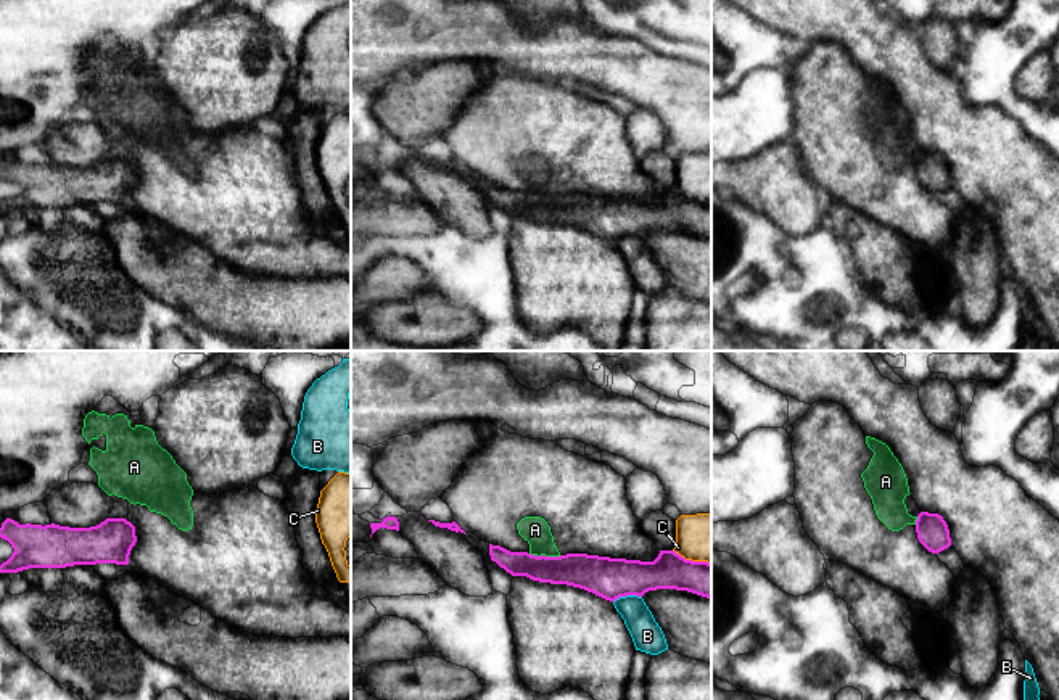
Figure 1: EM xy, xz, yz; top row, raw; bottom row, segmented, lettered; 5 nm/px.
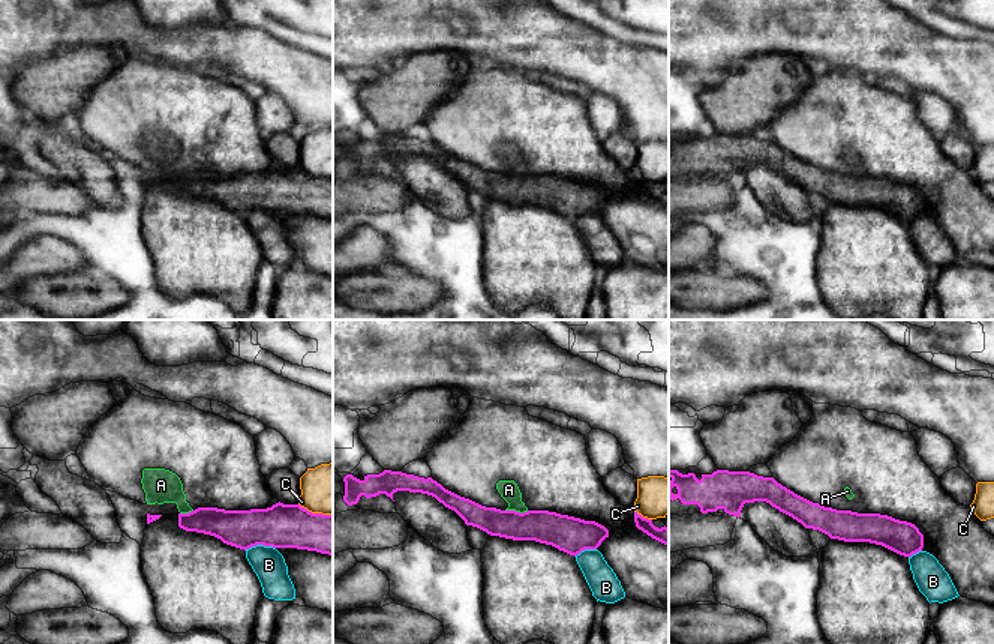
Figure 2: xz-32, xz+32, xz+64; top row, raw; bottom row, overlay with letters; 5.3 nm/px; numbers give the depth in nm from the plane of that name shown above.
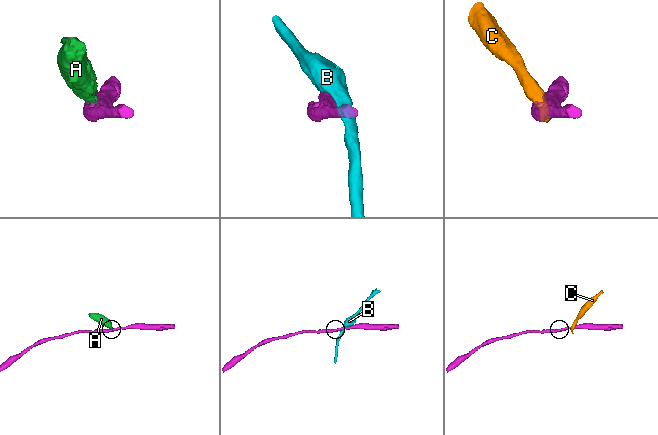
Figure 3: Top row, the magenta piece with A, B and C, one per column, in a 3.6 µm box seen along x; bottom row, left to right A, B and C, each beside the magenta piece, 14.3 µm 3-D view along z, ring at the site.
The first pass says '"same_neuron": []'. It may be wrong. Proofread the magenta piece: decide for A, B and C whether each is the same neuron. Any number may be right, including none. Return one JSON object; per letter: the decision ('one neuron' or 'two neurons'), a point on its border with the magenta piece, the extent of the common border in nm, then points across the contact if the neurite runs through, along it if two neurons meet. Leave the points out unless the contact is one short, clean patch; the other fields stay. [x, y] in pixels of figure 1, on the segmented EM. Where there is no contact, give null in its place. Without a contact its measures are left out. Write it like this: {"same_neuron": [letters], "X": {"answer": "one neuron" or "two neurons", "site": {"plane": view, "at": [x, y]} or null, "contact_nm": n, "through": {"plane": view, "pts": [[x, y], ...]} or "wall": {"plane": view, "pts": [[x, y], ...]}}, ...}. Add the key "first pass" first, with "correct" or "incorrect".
{"first pass": "correct", "same_neuron": [], "A": {"answer": "two neurons", "site": {"plane": "xz", "at": [544, 555]}, "contact_nm": 160, "wall": {"plane": "xz", "pts": [[530, 552], [560, 555]]}}, "B": {"answer": "two neurons", "site": {"plane": "xz", "at": [626, 594]}, "contact_nm": 150}, "C": {"answer": "two neurons", "site": {"plane": "xz", "at": [691, 560]}, "contact_nm": 200, "wall": {"plane": "xz", "pts": [[673, 549], [686, 559], [707, 560], [710, 564]]}}}

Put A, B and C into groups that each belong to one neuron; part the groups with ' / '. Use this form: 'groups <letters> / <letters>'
groups A / B / C

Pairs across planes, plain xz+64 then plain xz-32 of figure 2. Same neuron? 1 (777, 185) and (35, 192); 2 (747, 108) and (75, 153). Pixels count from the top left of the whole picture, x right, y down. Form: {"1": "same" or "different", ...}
{"1": "different", "2": "different"}

